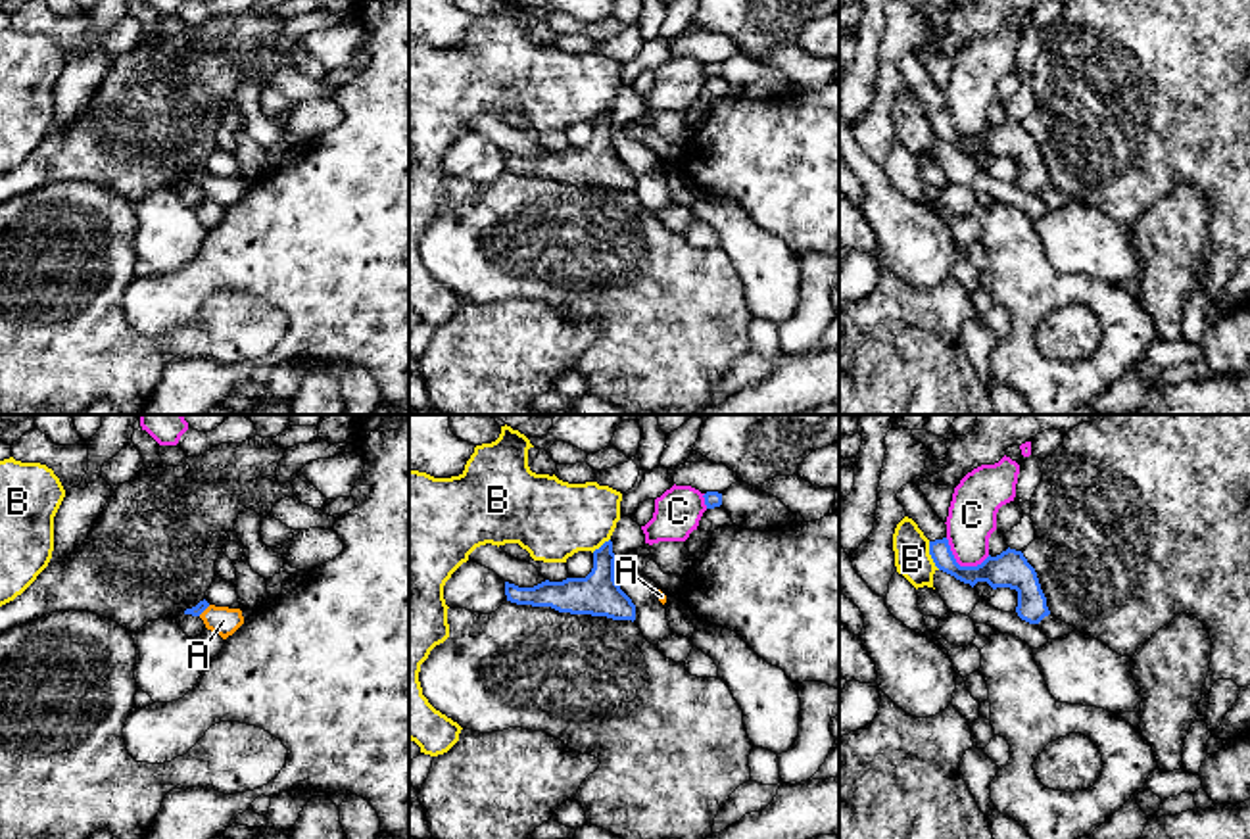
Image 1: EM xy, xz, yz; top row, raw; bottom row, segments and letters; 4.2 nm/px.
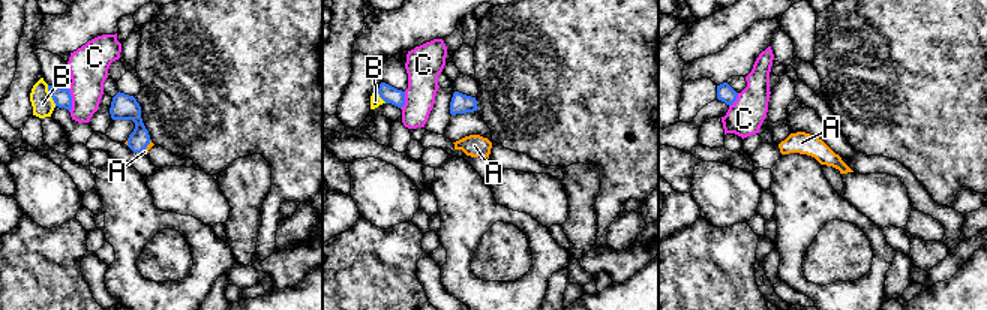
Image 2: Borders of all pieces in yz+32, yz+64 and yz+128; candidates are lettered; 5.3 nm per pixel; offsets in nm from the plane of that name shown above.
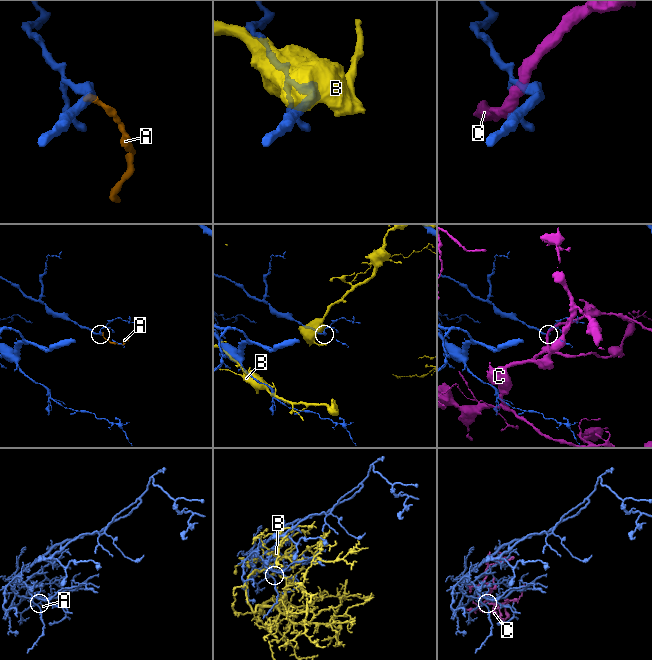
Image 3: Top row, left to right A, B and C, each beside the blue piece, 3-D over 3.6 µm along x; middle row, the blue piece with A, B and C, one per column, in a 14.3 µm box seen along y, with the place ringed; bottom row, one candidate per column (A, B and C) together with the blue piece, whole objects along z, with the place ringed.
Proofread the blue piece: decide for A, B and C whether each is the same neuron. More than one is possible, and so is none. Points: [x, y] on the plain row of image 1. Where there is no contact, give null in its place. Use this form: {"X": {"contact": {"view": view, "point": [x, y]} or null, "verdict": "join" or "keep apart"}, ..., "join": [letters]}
{"A": {"contact": {"view": "xy", "point": [204, 179]}, "verdict": "join"}, "B": {"contact": {"view": "yz", "point": [930, 123]}, "verdict": "keep apart"}, "C": {"contact": {"view": "yz", "point": [962, 137]}, "verdict": "keep apart"}, "join": ["A"]}

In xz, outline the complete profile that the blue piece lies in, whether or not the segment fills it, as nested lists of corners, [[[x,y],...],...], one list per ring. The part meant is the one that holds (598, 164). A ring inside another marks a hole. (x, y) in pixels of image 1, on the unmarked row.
[[[613,111],[593,121],[593,138],[586,148],[541,152],[534,157],[518,157],[505,152],[507,171],[517,175],[551,177],[559,182],[607,186],[613,190],[636,190],[636,175],[614,150]]]

